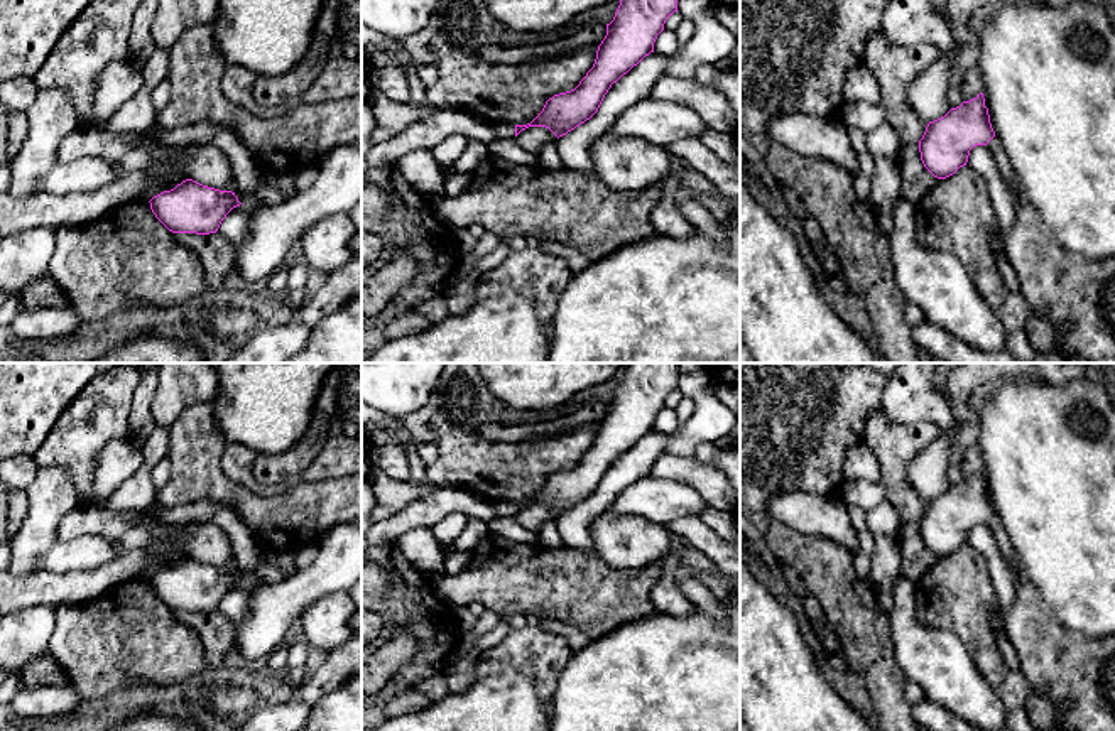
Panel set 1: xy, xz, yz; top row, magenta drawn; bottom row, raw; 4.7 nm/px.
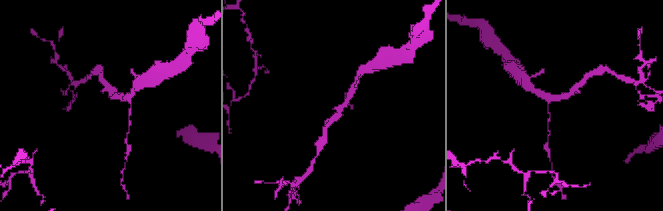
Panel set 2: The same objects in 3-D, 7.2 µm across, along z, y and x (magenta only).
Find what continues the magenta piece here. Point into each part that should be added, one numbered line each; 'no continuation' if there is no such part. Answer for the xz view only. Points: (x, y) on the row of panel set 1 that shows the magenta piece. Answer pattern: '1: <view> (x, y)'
1: xz (502, 130)

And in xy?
no continuation

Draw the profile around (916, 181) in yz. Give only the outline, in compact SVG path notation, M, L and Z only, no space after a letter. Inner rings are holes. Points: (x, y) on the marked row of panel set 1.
M919 142L904 147L899 171L902 199L914 206L919 204L939 181L924 167Z

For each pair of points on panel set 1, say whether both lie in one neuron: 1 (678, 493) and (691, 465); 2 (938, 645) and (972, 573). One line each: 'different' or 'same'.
1: different
2: different

